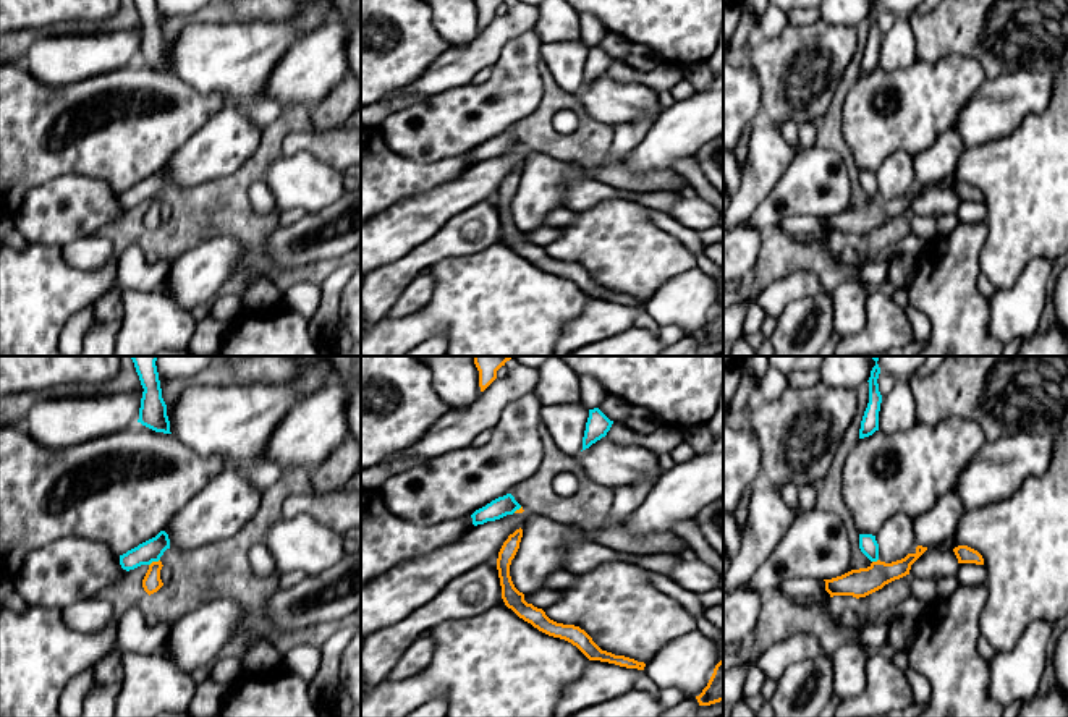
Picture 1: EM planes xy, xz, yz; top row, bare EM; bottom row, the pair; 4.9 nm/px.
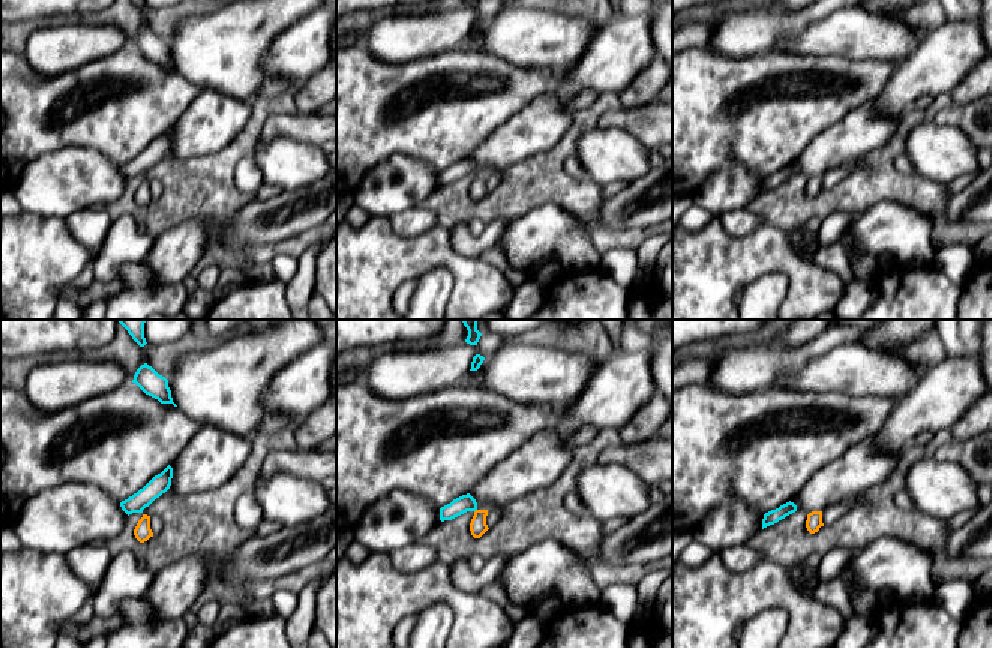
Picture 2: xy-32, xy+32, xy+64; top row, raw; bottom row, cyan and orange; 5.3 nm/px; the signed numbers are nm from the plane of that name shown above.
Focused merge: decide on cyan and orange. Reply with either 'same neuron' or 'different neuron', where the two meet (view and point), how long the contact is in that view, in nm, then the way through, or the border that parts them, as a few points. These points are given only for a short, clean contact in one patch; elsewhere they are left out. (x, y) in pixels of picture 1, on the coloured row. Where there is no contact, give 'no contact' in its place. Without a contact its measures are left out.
different neuron | xy (154, 560) | 70 nm | along xy (159, 559), (149, 565)

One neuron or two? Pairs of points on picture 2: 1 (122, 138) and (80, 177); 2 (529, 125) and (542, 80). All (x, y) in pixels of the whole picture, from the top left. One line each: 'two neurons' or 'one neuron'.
1: two neurons
2: two neurons

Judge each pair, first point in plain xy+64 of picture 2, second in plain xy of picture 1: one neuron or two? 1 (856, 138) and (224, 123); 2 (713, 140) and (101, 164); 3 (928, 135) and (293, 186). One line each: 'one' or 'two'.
1: one
2: one
3: one

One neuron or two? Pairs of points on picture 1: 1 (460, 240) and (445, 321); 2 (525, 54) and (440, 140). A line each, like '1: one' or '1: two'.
1: two
2: one

